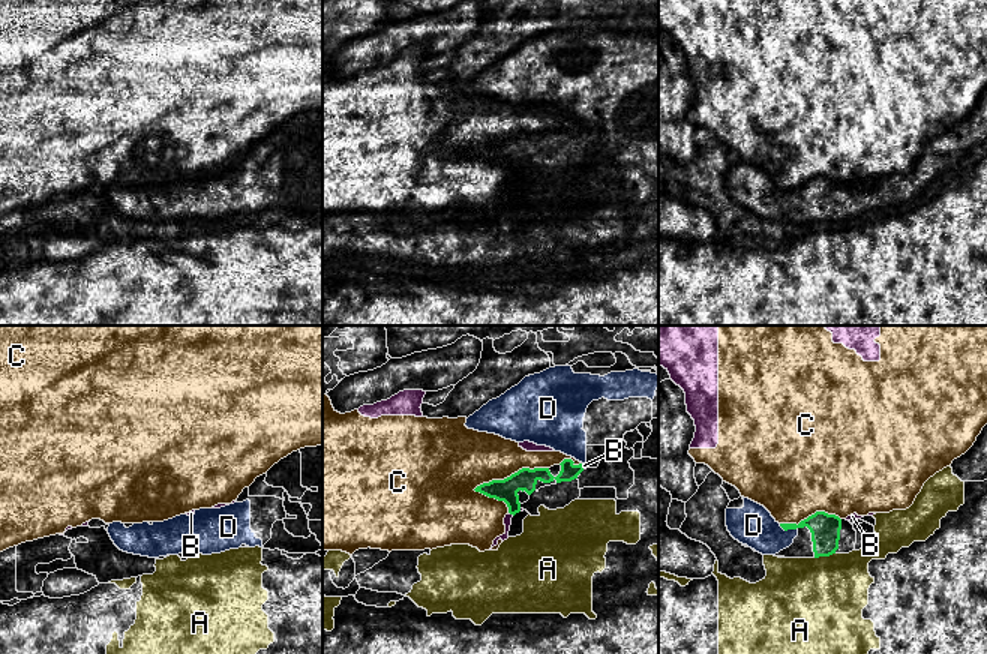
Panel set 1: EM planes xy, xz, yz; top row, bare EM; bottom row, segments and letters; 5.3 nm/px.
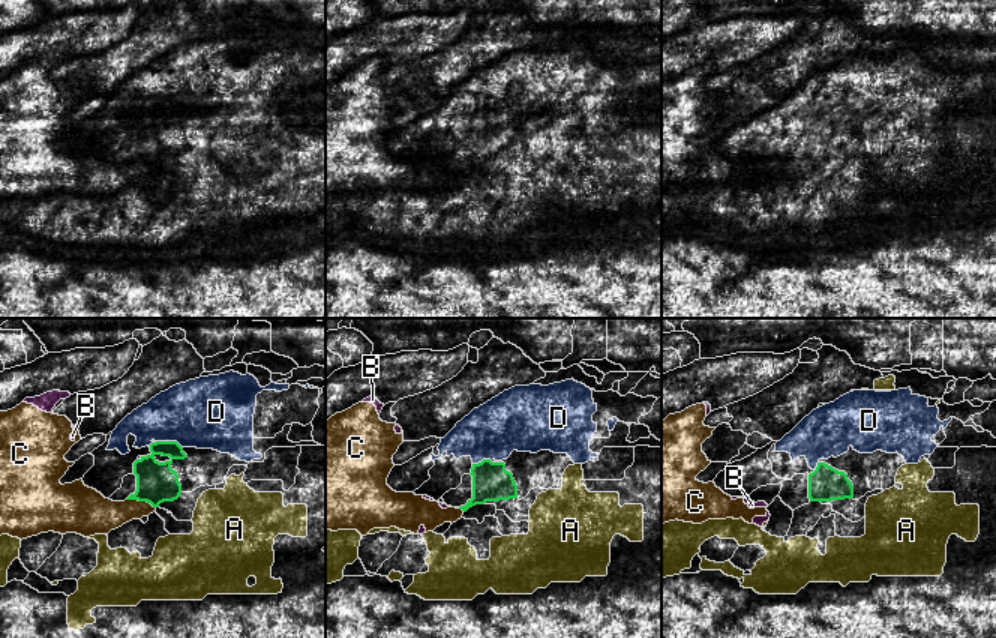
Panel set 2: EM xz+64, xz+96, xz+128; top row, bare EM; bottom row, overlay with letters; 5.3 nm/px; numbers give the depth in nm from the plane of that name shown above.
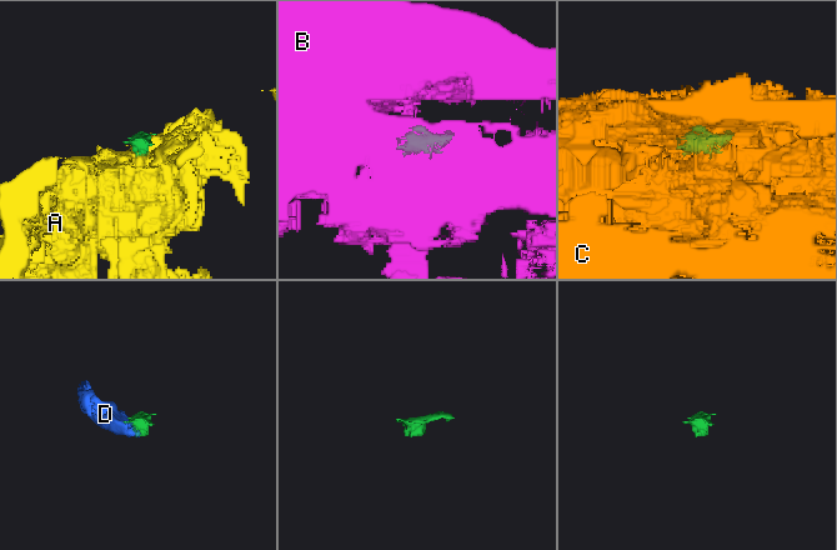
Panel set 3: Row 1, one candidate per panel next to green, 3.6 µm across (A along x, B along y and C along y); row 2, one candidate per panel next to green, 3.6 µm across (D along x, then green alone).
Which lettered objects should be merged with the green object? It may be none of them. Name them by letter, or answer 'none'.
D

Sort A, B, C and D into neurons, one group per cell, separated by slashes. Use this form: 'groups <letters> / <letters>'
groups A / B C / D

